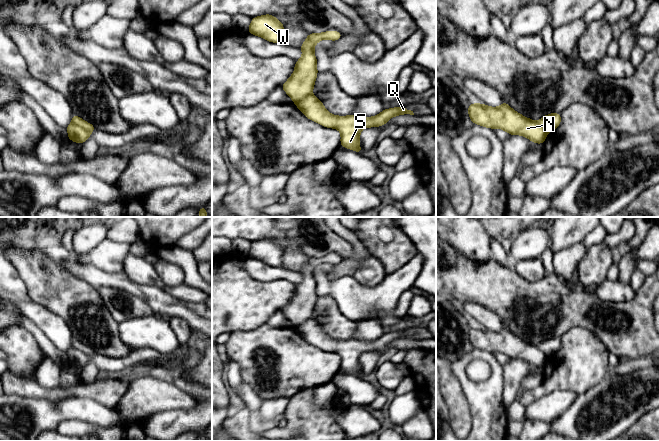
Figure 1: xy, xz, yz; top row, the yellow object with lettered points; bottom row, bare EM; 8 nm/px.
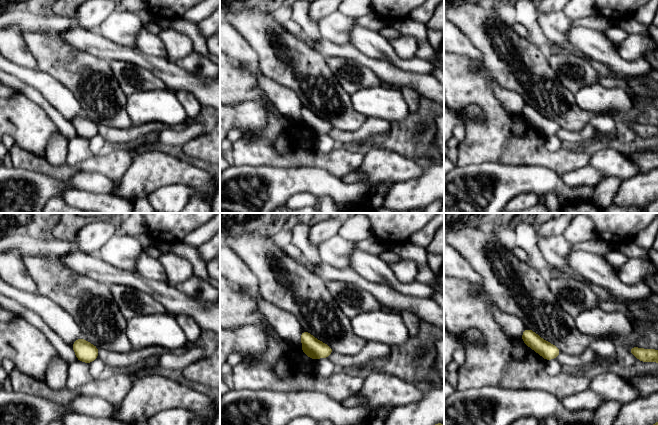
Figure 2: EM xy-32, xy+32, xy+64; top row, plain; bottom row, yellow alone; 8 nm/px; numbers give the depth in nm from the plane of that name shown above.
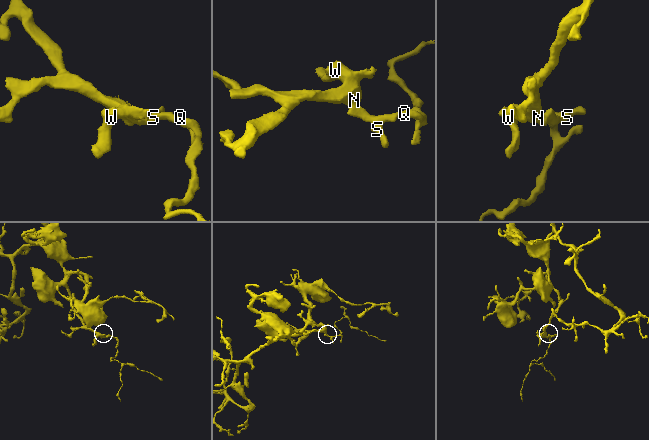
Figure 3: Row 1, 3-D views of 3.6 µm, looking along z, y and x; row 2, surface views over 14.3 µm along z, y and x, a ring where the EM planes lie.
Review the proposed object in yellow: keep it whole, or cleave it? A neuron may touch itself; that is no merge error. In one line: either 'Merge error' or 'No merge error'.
Merge error

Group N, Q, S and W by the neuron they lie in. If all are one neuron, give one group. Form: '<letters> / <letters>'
N W / Q S

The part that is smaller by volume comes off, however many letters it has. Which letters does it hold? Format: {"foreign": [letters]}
{"foreign": ["Q", "S"]}

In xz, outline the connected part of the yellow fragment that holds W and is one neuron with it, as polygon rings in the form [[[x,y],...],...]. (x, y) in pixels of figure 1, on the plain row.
[[[270,238],[252,242],[248,253],[248,257],[277,268],[283,267],[283,256],[284,249]]]

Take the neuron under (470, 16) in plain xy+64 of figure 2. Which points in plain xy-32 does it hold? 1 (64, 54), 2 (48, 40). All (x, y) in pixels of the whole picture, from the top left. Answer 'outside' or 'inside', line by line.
1: inside
2: inside

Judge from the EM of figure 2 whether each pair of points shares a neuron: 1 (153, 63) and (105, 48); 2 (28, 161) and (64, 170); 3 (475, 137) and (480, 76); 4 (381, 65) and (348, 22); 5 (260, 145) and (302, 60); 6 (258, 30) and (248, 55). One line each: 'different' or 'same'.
1: same
2: same
3: same
4: different
5: different
6: different

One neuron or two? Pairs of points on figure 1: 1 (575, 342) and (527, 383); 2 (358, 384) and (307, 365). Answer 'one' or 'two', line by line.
1: two
2: two

